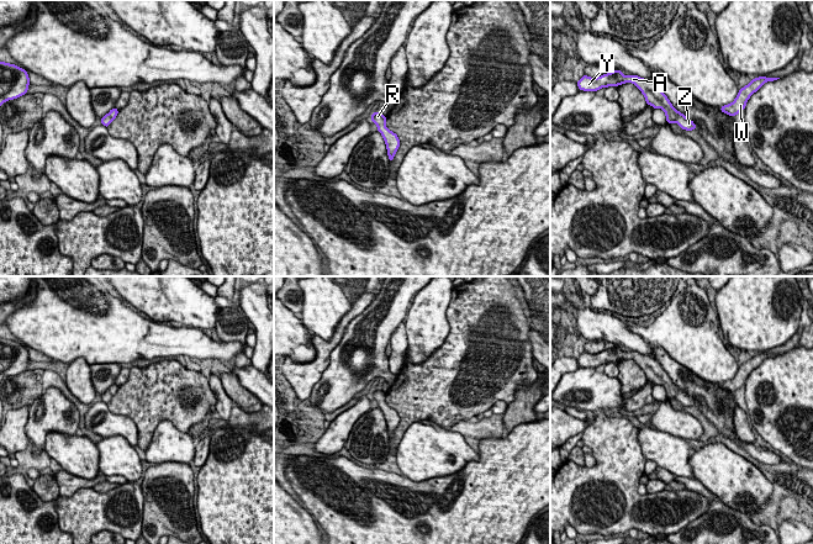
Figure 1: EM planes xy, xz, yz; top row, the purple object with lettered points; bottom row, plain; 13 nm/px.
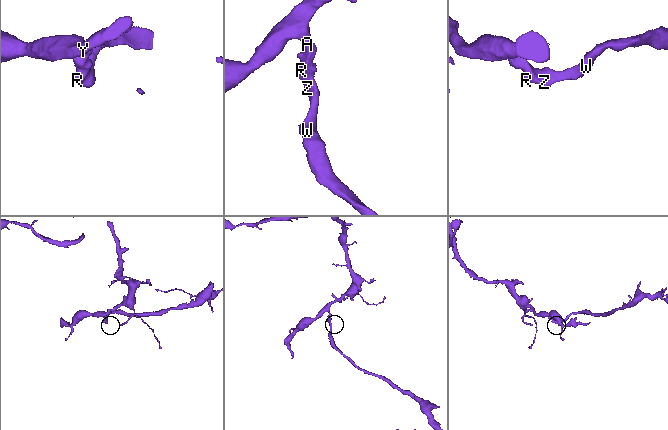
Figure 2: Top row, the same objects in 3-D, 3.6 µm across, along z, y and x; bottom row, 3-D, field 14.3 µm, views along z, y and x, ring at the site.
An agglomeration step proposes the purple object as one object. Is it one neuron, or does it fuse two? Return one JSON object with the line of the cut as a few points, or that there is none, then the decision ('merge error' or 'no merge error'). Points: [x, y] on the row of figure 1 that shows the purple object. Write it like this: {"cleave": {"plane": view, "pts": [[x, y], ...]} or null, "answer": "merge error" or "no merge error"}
{"cleave": null, "answer": "no merge error"}

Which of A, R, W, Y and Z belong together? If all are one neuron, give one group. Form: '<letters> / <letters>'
A R W Y Z

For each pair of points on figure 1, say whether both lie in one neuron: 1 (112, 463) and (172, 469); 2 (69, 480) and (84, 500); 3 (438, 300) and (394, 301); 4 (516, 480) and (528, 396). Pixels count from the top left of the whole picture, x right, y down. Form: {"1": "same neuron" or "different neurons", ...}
{"1": "different neurons", "2": "different neurons", "3": "different neurons", "4": "different neurons"}

